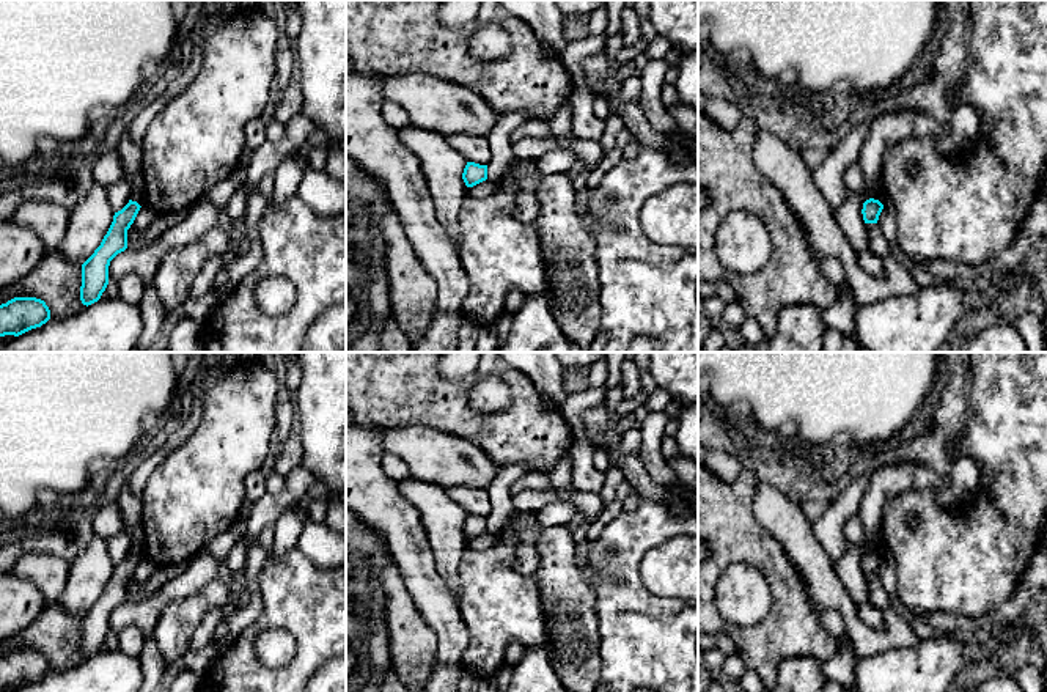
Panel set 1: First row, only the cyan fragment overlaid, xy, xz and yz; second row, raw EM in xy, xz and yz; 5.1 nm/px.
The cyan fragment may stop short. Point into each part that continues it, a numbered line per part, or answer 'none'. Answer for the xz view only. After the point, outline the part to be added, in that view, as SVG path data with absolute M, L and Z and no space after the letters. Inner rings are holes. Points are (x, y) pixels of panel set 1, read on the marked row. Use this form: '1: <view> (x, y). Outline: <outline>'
none

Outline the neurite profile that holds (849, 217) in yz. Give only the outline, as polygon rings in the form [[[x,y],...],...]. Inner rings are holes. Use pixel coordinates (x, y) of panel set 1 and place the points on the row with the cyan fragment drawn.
[[[868,187],[861,192],[847,192],[841,206],[833,209],[835,220],[855,253],[869,248],[869,234],[861,214],[863,203],[869,198]]]

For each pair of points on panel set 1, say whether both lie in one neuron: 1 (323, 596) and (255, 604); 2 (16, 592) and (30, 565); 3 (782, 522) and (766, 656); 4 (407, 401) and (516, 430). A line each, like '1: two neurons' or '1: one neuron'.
1: two neurons
2: two neurons
3: two neurons
4: one neuron

